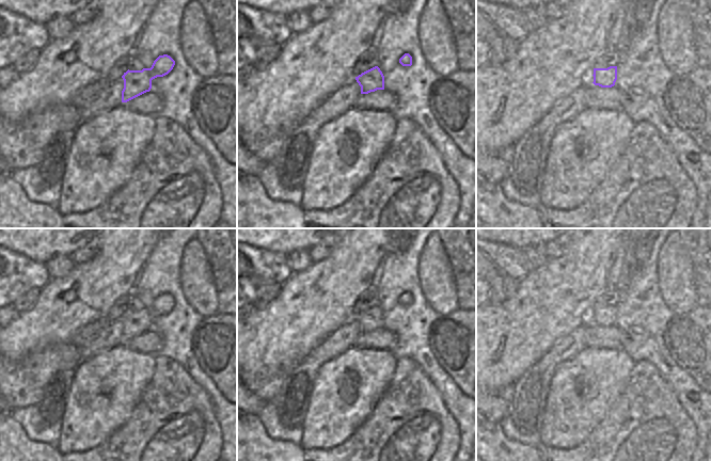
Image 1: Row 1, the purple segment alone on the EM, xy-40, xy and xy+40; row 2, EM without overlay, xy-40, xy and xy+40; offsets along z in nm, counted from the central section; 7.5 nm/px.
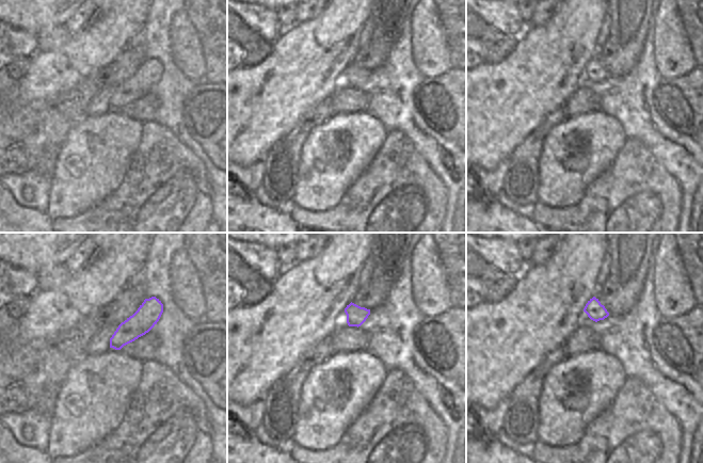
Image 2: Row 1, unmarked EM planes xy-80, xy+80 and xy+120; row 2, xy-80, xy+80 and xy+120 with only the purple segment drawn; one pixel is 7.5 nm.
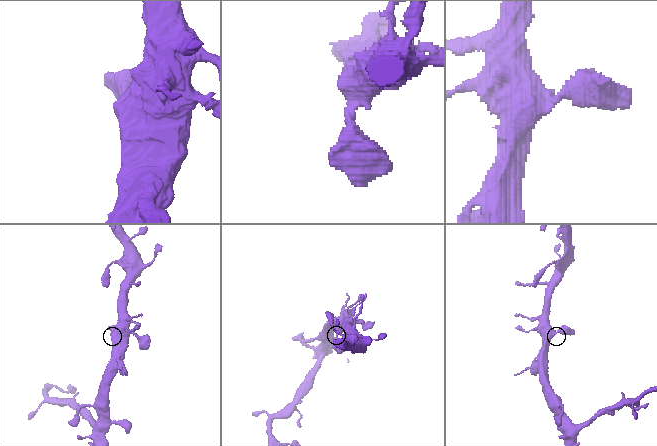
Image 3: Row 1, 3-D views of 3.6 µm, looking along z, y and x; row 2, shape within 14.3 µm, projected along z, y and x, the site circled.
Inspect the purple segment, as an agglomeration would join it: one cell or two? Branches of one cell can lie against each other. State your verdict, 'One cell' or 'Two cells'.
One cell.

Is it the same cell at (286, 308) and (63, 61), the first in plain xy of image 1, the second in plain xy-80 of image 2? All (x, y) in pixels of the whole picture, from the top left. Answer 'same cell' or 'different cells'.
same cell

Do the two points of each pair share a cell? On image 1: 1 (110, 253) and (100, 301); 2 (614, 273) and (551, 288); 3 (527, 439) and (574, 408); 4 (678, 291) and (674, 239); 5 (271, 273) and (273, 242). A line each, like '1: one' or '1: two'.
1: one
2: two
3: two
4: one
5: two

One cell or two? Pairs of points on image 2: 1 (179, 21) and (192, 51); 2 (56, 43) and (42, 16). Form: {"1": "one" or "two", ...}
{"1": "one", "2": "two"}

